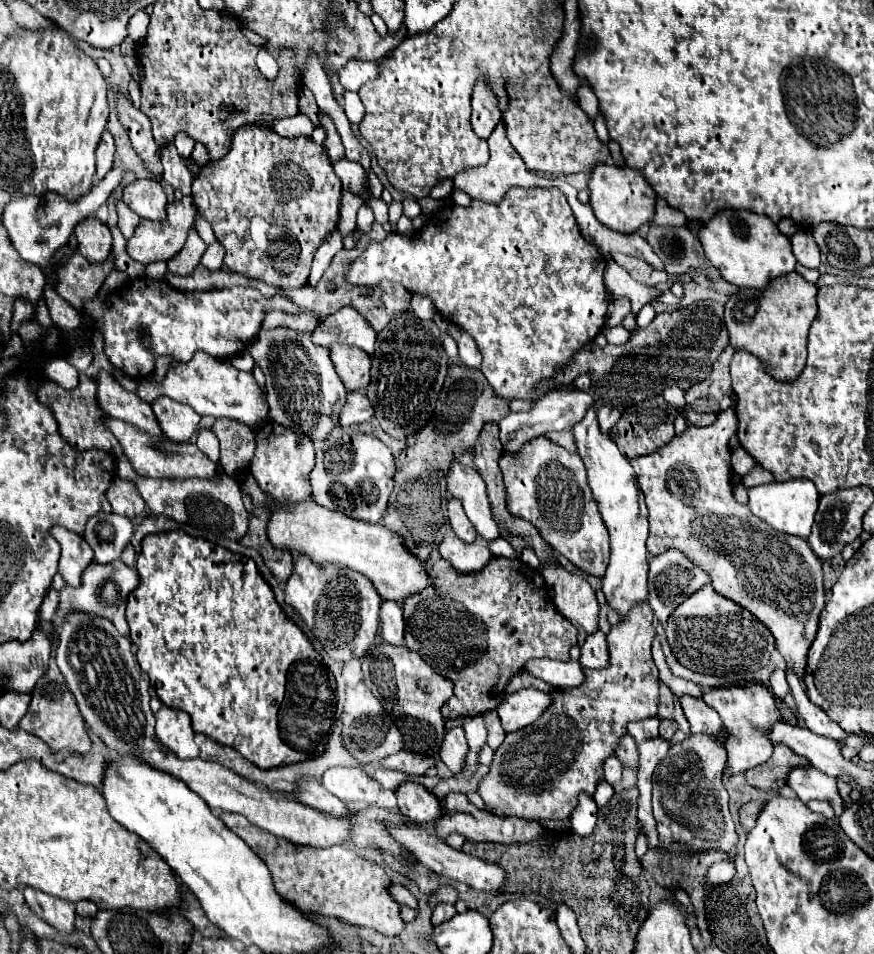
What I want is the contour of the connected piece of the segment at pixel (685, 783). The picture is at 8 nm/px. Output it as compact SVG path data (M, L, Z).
M729 730L721 732L721 740L715 736L697 736L691 734L683 742L675 744L669 748L667 756L659 762L659 766L653 772L653 816L657 820L657 832L659 832L659 842L661 846L669 846L671 842L683 842L691 846L693 850L703 850L703 848L713 848L713 850L735 850L737 846L737 832L735 832L735 822L729 812L729 794L723 786L723 768L727 762L727 744Z

